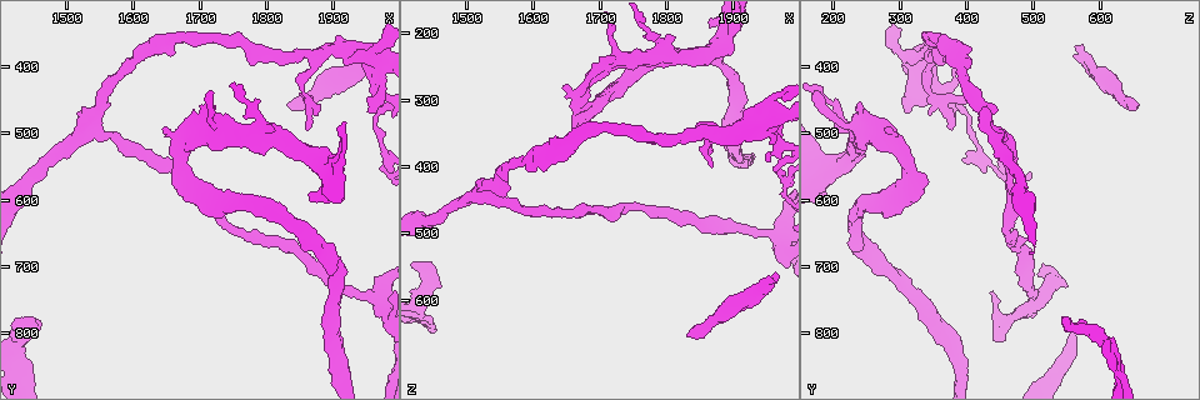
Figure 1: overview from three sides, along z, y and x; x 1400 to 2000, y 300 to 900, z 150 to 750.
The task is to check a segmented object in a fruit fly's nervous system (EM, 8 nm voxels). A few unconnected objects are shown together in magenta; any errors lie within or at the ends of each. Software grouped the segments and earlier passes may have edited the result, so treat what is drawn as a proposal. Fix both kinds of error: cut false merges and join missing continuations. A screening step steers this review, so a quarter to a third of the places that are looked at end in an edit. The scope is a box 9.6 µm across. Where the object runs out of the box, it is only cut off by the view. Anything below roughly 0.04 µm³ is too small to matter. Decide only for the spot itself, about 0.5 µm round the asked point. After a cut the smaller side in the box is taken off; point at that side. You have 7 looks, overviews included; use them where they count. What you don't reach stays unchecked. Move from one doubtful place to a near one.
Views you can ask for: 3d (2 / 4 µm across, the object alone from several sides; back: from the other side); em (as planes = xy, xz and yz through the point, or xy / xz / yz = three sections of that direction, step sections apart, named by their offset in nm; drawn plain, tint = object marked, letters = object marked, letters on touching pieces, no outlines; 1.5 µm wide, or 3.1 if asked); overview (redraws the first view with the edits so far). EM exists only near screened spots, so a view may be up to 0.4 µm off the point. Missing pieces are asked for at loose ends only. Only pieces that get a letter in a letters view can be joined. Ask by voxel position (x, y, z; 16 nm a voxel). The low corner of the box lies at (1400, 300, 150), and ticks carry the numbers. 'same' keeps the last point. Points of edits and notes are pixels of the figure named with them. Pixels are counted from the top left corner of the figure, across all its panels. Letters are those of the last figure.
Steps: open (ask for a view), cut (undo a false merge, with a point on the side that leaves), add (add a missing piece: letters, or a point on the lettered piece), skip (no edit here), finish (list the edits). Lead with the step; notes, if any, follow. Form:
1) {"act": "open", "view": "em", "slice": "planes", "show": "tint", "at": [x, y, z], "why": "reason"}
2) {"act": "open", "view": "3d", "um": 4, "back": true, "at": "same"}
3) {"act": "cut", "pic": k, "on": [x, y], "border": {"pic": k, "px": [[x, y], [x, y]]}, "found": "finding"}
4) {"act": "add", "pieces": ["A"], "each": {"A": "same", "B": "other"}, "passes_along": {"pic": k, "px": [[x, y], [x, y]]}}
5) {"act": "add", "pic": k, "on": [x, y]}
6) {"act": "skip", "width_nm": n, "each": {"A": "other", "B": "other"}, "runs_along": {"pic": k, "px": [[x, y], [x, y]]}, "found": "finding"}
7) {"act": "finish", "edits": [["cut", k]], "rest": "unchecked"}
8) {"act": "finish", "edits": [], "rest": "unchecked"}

{"act": "open", "view": "em", "slice": "xz", "step": 4, "show": "letters", "at": [1740, 475, 225], "why": "an open end"}

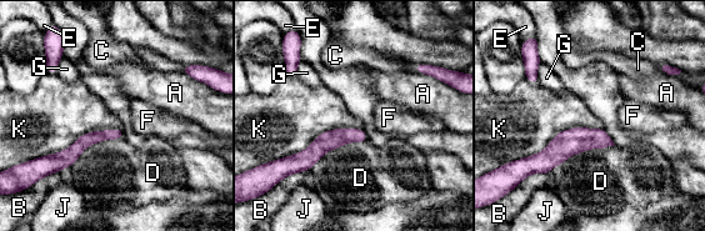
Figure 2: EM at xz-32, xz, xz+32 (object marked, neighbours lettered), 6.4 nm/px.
{"act": "open", "view": "em", "slice": "planes", "show": "letters", "at": "same", "why": "cut it another way"}

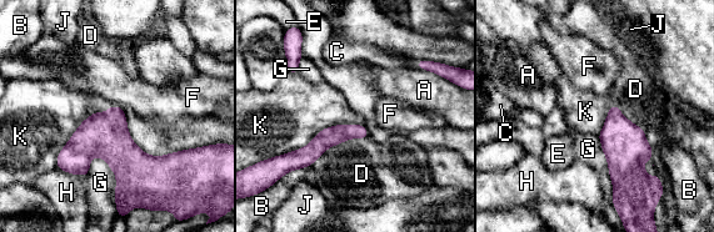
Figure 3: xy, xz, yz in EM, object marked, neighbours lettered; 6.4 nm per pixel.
{"act": "skip", "longest_contact_nm": ["K", 600], "each": {"A": "other", "B": "other", "C": "other", "D": "other", "E": "other", "F": "other", "G": "other", "H": "other", "J": "other", "K": "other"}, "runs_along": {"pic": 3, "px": [[364, 132], [291, 155]]}, "found": "none of them fits"}

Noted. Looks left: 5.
{"act": "open", "view": "3d", "um": 2, "back": true, "at": [1835, 455, 650]}

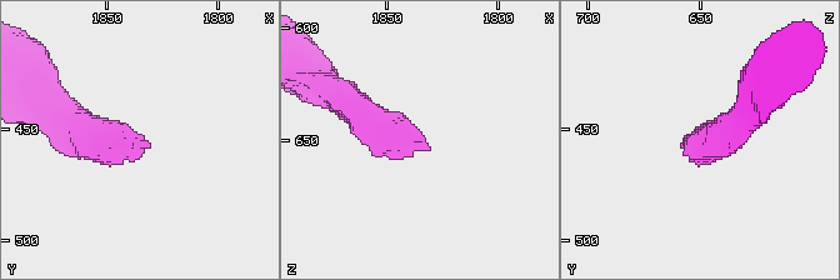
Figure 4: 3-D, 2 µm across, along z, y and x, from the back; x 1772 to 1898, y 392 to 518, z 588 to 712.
{"act": "open", "view": "em", "slice": "yz", "step": 8, "show": "tint", "at": [1832, 455, 653]}

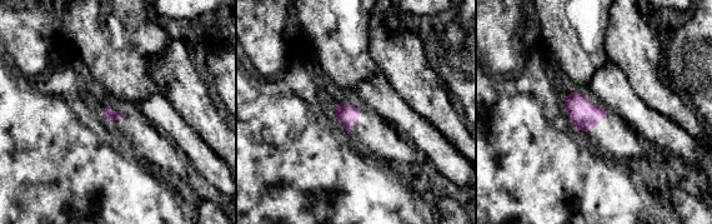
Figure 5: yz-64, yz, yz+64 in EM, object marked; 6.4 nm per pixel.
{"act": "open", "view": "em", "slice": "planes", "show": "letters", "at": "same", "why": "another direction"}

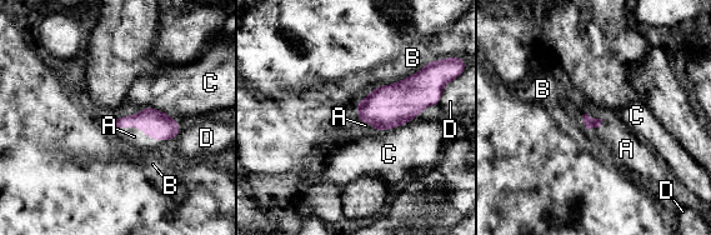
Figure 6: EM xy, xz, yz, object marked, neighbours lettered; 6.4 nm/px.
{"act": "add", "pieces": ["A"], "each": {"A": "same", "B": "other", "C": "other", "D": "other"}, "passes_along": {"pic": 6, "px": [[153, 123], [141, 130], [134, 136]]}, "found": "the neuron continues"}

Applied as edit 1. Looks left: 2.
{"act": "open", "view": "overview", "why": "see it whole again"}

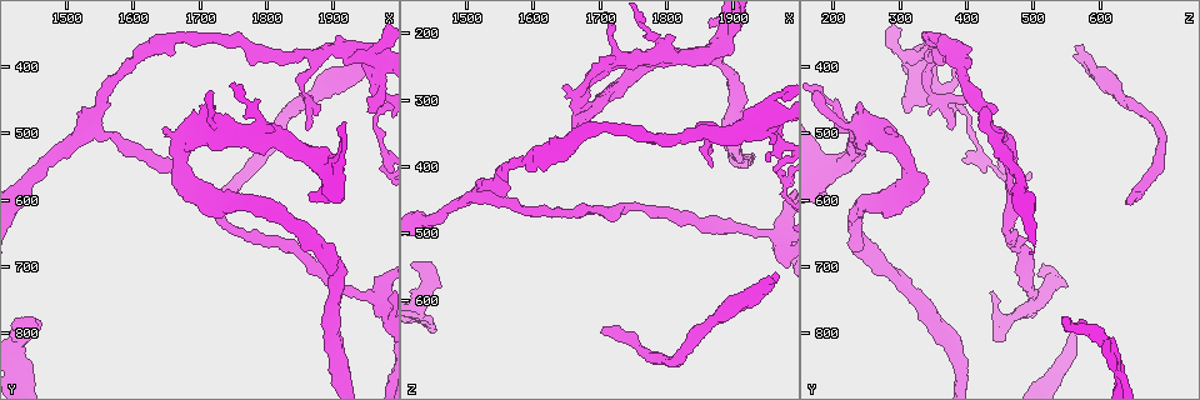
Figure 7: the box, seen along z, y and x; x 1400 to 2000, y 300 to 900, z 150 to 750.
{"act": "open", "view": "em", "slice": "planes", "show": "letters", "at": [1965, 380, 560], "why": "branch stops here"}

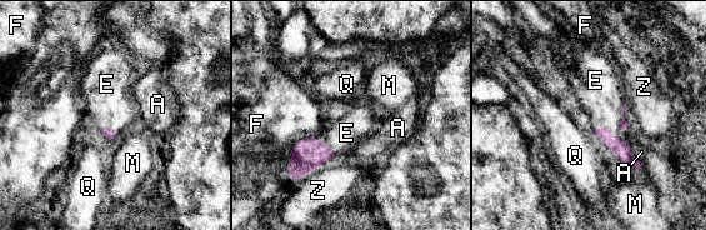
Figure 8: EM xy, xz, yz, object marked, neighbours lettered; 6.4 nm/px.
{"act": "add", "pieces": ["E"], "each": {"A": "other", "E": "same", "F": "other", "M": "other", "Q": "other", "Z": "other"}, "passes_along": {"pic": 8, "px": [[621, 149], [609, 130], [600, 93]]}, "found": "it goes on there"}

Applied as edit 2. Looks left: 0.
{"act": "finish", "edits": [["add", 6], ["add", 8]], "rest": "unchecked"}

